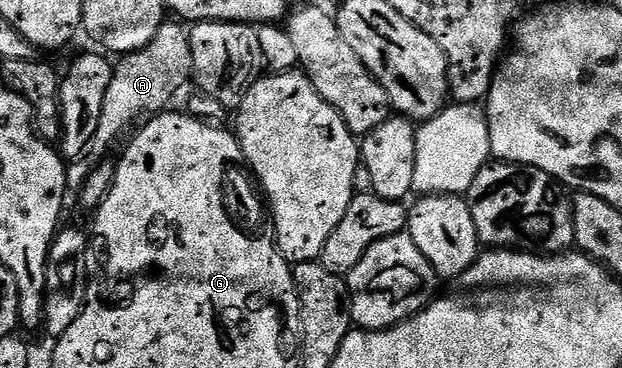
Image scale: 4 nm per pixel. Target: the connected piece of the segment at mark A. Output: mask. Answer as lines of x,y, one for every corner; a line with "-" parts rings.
178,21
163,22
148,47
127,53
119,61
115,64
112,81
104,95
97,133
88,141
88,147
67,166
66,182
69,188
80,189
84,186
95,166
107,158
105,156
118,136
142,115
154,115
165,110
172,95
186,81
189,82
194,66
189,30

